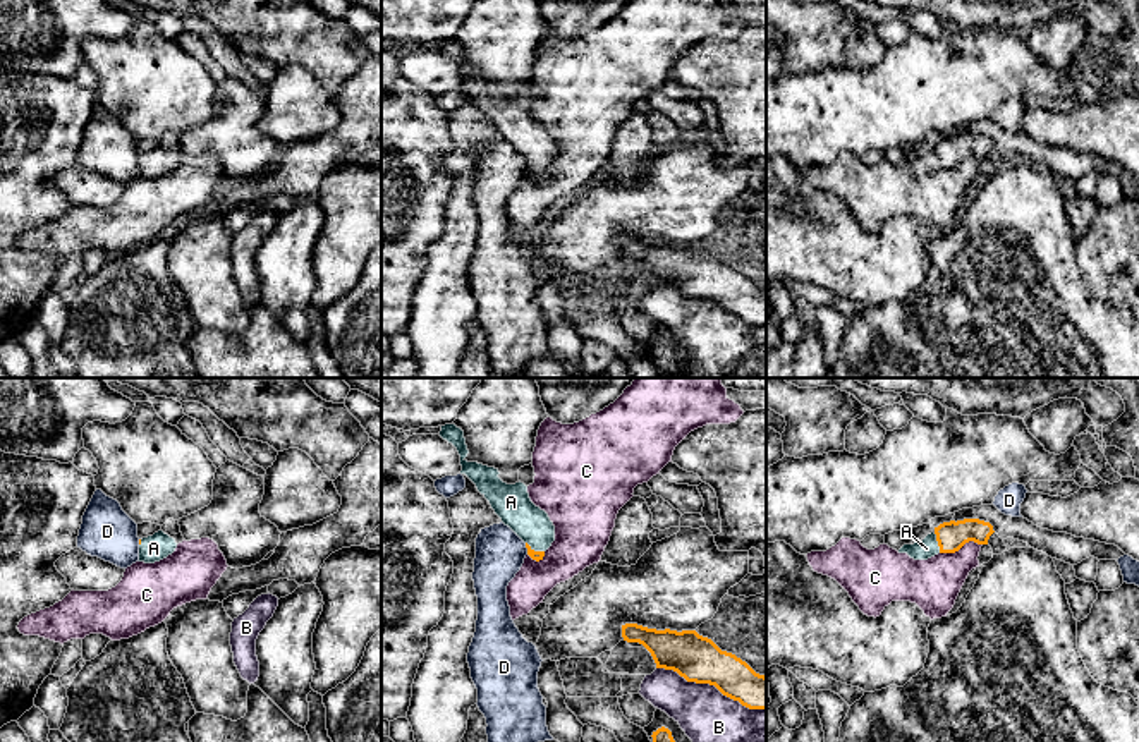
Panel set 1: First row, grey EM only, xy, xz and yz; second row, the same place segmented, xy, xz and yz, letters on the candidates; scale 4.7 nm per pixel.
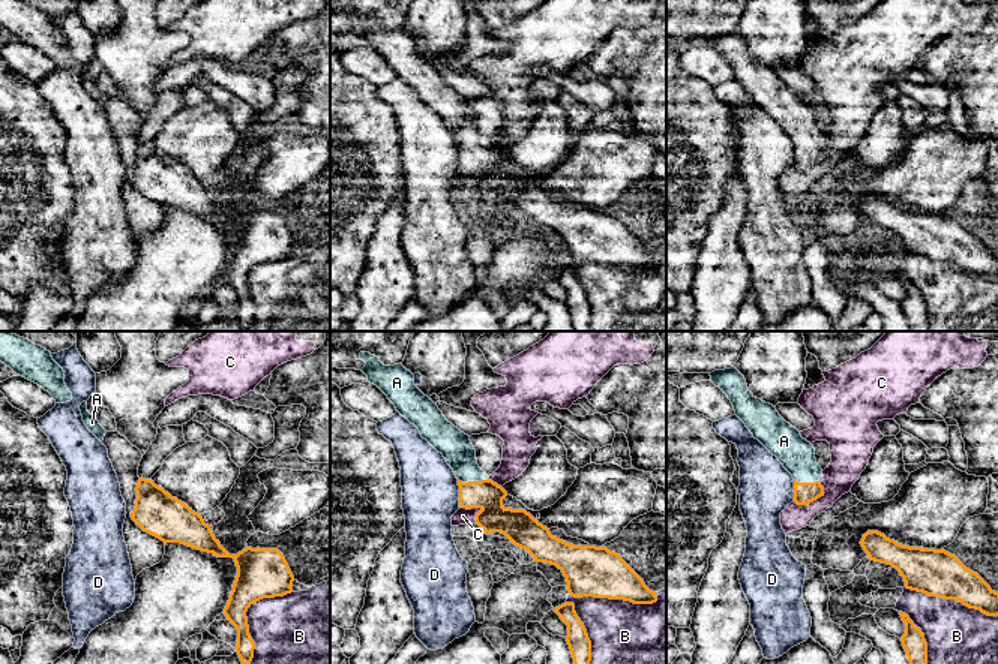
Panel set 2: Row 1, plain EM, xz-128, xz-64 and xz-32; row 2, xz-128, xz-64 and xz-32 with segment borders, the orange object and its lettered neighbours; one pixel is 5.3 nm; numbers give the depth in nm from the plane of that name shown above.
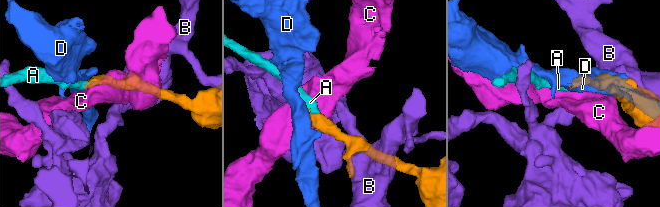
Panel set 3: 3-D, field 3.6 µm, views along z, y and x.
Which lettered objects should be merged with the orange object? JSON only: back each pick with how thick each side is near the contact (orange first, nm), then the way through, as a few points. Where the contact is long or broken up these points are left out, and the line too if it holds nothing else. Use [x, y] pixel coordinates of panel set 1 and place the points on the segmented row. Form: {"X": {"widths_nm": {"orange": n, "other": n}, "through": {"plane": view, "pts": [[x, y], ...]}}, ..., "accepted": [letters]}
{"A": {"widths_nm": {"orange": 140, "other": 90}, "through": {"plane": "yz", "pts": [[950, 536], [938, 543], [926, 548]]}}, "accepted": ["A"]}

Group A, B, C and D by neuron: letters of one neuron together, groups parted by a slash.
A / B / C / D

